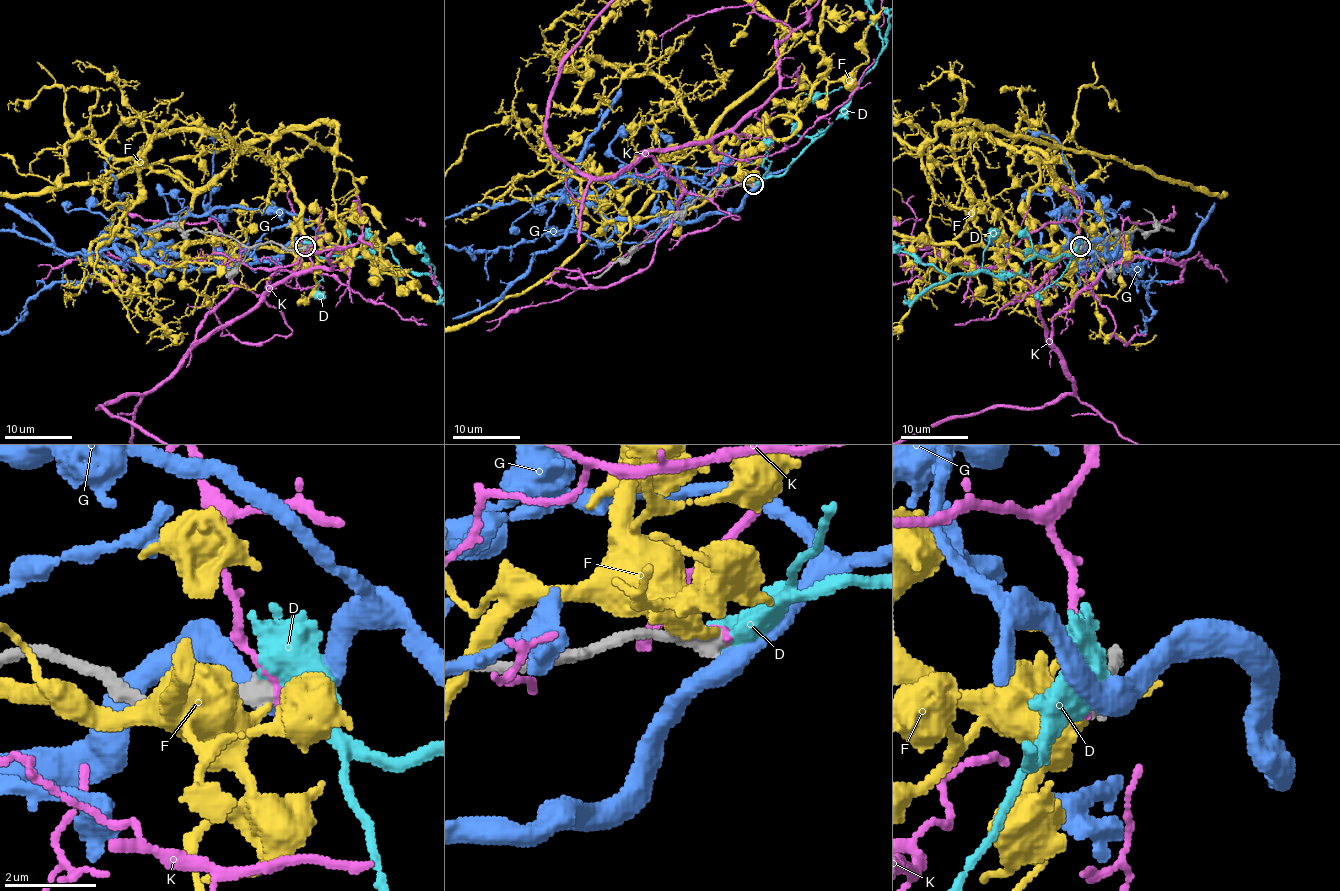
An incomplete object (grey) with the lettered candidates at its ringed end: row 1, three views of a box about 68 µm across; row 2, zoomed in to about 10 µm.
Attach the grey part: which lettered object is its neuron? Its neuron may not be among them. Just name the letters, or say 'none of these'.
D

